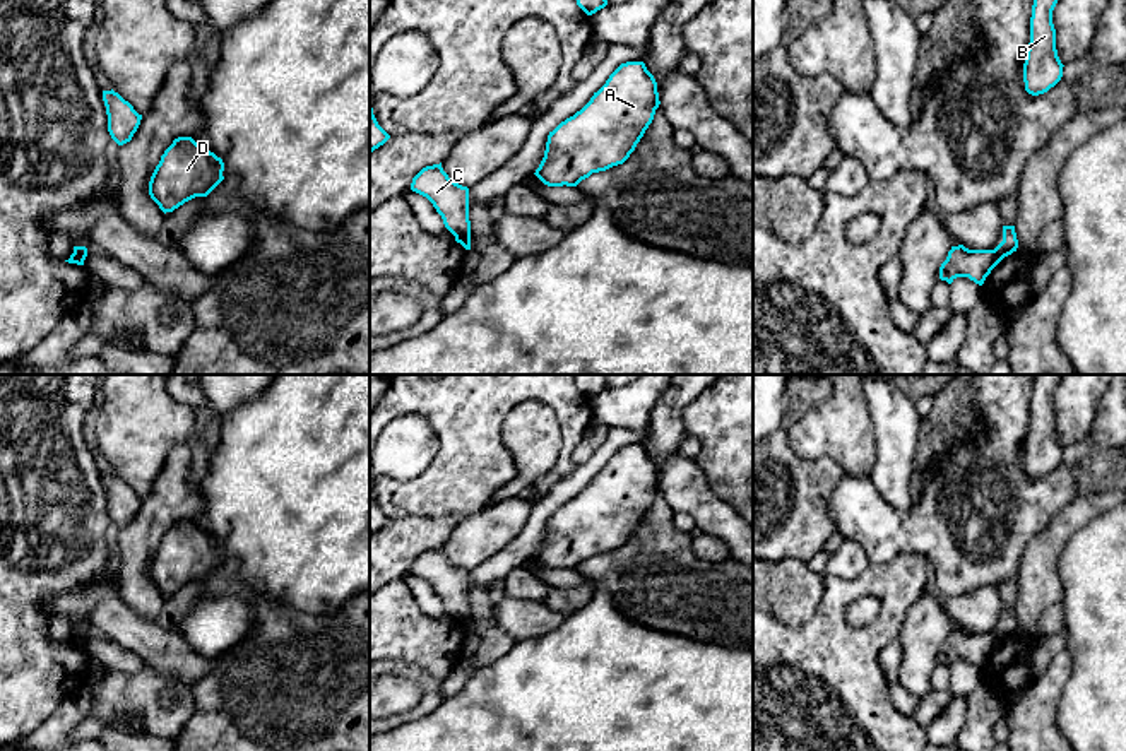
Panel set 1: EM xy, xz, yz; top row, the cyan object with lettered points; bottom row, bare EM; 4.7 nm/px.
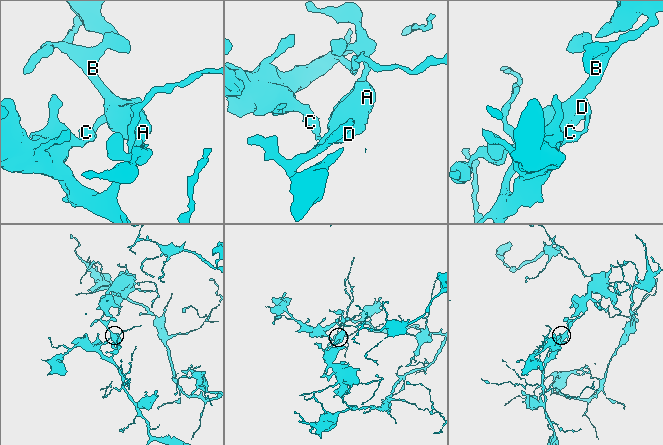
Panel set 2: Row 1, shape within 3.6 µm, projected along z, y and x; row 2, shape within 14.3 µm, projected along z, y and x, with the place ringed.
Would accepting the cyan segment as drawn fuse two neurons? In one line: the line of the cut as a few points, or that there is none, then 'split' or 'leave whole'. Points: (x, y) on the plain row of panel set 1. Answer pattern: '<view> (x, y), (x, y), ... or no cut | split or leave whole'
yz (993, 633), (1000, 644) | split

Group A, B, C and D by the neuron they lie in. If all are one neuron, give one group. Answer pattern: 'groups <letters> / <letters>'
groups A B D / C

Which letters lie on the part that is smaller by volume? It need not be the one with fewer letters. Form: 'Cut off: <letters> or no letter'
Cut off: A, B, D

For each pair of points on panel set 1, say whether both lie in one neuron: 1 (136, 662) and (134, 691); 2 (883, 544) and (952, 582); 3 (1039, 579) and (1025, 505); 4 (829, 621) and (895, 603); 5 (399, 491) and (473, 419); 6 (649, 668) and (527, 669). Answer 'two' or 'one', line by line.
1: two
2: one
3: two
4: one
5: one
6: one

